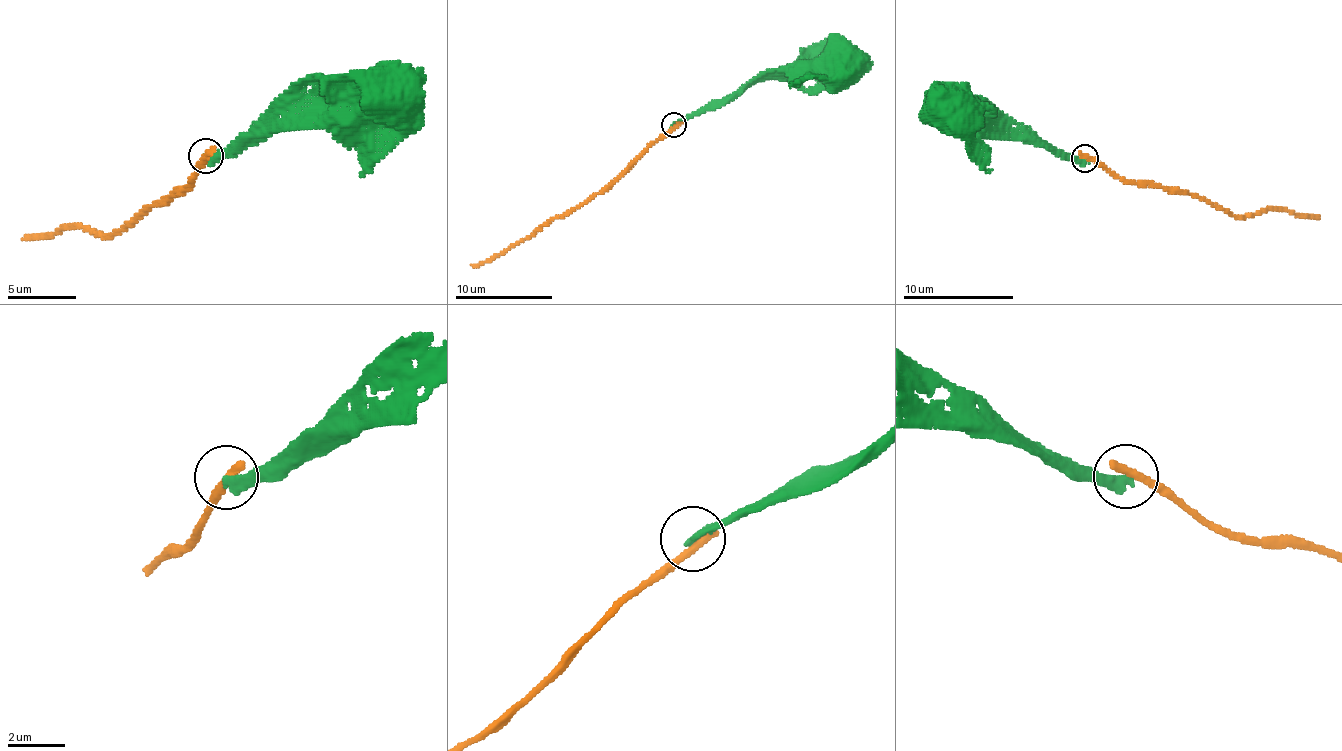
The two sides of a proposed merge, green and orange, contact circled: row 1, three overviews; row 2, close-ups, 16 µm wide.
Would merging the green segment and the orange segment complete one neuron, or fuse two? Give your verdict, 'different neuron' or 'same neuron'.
different neuron

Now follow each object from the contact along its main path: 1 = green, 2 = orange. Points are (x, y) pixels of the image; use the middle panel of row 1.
1: (674, 125), (733, 100), (749, 82), (776, 69), (825, 68), (840, 64)
2: (674, 125), (589, 198), (539, 225), (531, 236), (485, 262), (471, 265)

